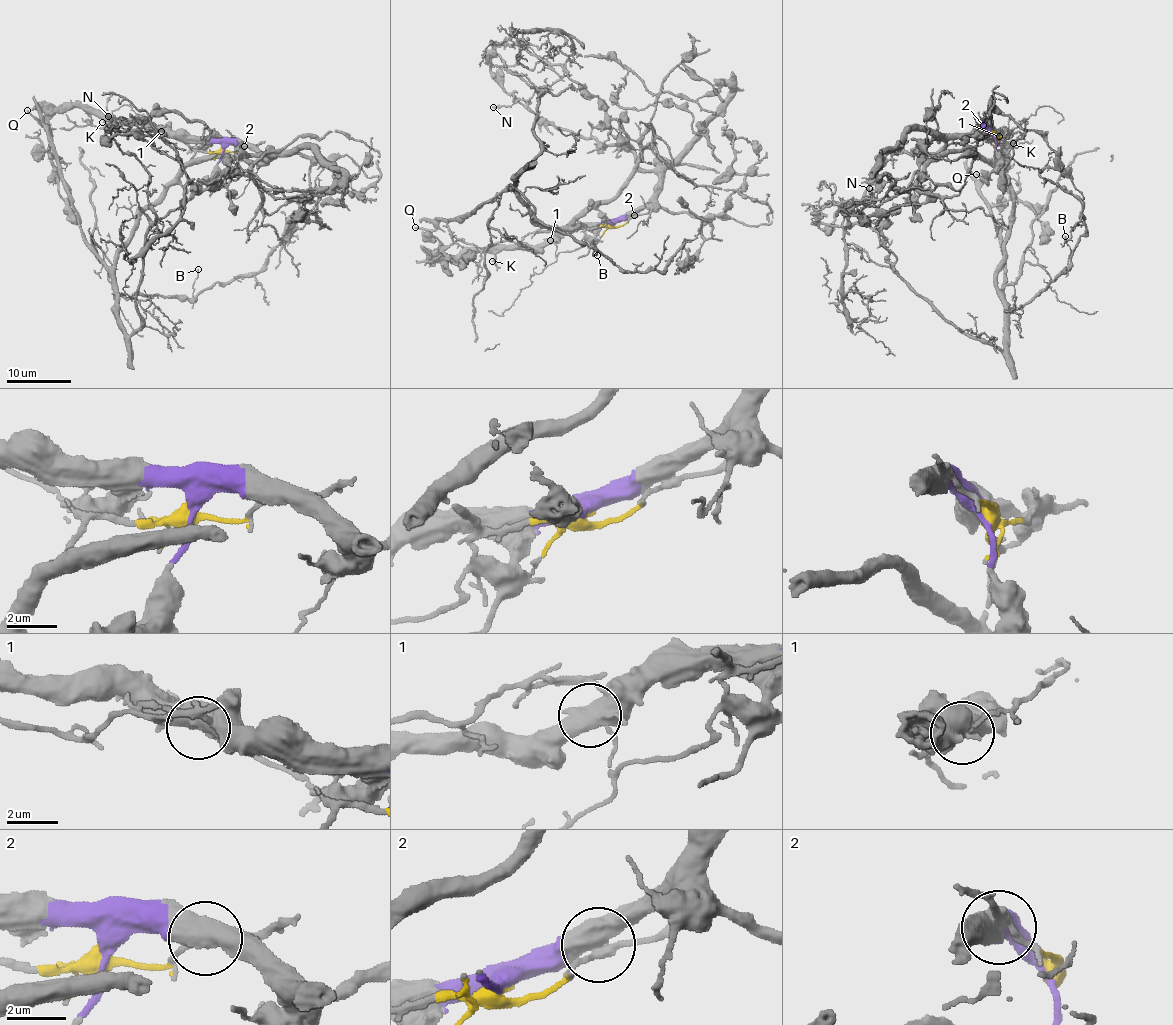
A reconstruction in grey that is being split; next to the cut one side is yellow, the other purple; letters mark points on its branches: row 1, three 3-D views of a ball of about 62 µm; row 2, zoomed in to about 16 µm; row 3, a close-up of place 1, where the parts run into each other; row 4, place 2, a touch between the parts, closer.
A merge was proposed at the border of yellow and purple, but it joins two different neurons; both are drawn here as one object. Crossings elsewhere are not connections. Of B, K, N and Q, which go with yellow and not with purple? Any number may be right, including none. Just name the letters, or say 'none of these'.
B, Q

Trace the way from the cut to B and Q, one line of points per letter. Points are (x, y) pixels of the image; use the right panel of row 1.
B: (992, 133), (1010, 187), (1002, 303), (1026, 305), (1066, 268), (1064, 235)
Q: (992, 133), (994, 163), (1012, 199), (999, 290), (1003, 242), (981, 195), (984, 179), (975, 173)

